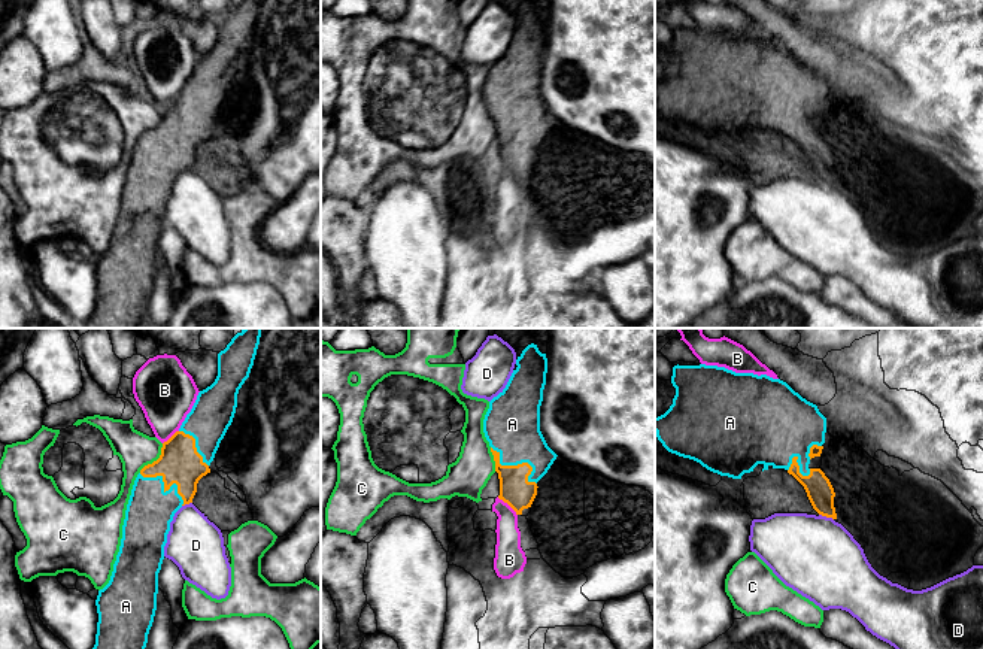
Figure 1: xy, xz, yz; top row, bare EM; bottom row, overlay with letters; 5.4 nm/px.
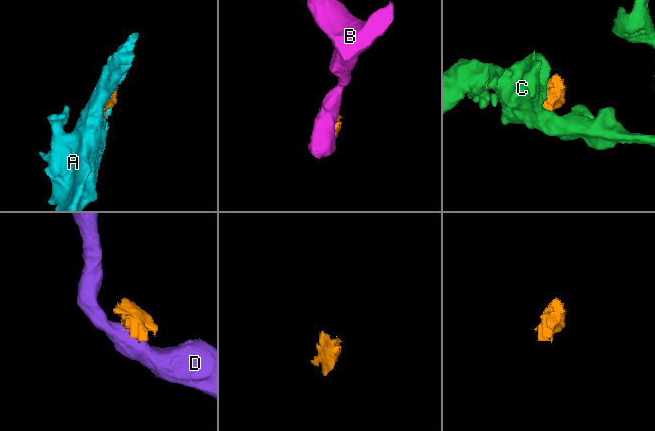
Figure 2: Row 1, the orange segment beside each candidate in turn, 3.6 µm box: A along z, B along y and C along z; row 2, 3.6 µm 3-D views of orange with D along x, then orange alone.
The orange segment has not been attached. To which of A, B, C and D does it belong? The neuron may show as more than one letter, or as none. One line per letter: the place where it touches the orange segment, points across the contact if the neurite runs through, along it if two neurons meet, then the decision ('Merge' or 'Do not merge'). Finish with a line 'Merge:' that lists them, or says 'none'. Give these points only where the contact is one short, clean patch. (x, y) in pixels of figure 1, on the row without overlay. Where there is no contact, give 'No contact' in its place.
A: Touches orange at xz (518, 130). Merge
B: Touches orange at xz (507, 169). Boundary: xz (497, 163), (516, 181). Do not merge
C: Touches orange at xy (157, 126). Do not merge
D: Touches orange at yz (827, 182). Boundary: yz (819, 179), (833, 185). Do not merge
Merge: A

